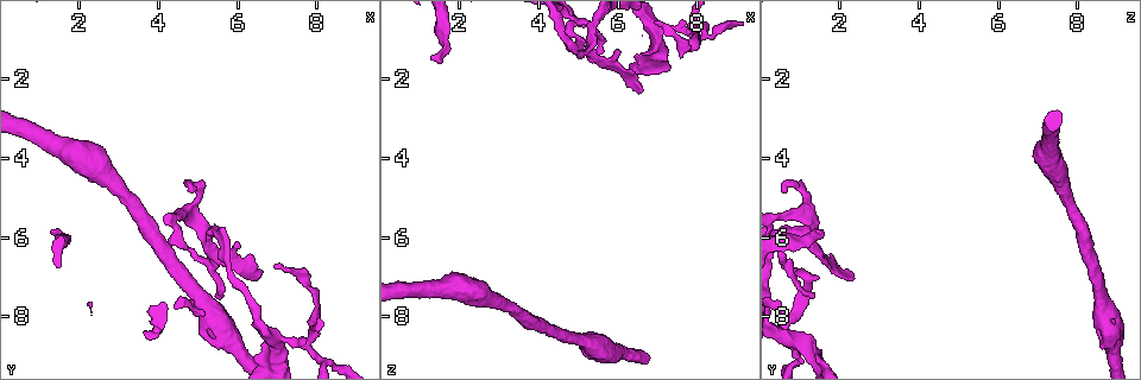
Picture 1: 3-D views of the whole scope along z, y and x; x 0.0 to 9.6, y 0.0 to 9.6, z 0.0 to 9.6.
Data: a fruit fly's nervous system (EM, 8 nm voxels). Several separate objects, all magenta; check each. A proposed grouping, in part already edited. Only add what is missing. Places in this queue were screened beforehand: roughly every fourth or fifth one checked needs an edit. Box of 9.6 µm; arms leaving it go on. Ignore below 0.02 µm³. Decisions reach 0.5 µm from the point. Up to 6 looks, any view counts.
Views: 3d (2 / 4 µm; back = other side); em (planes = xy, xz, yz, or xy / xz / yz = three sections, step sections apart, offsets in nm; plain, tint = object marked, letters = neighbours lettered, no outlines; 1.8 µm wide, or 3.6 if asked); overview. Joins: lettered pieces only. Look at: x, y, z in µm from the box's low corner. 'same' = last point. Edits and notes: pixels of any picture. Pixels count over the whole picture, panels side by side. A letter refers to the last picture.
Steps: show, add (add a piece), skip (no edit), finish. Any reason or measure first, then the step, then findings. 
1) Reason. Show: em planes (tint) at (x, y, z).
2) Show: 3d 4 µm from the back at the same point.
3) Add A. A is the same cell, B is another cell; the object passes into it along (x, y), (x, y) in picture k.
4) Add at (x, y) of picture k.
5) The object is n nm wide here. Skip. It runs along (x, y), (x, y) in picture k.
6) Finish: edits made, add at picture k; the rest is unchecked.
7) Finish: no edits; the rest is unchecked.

An open end. Show: 3d 2 µm at (6.50, 7.00, 2.35).

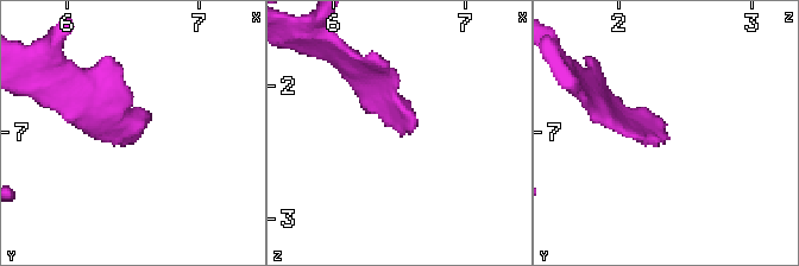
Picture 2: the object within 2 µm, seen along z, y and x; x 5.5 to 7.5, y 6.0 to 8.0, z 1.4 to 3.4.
Shape alone is not enough. Show: em planes (tint) at (6.50, 7.04, 2.38).

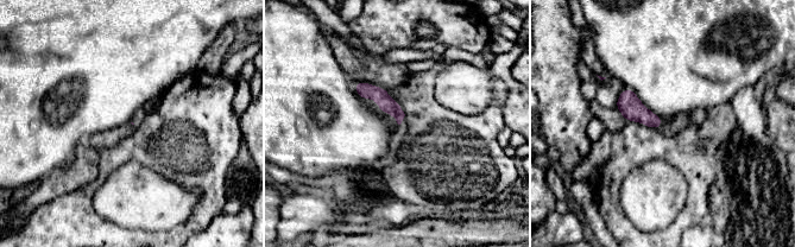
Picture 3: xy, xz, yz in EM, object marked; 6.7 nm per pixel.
See the neighbours. Show: em planes (letters) at the same point.

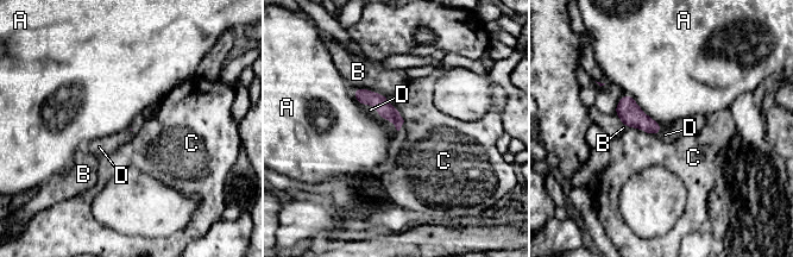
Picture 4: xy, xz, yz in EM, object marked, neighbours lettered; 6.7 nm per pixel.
Add D. D is the same cell, A, B and C are other cells; the object passes into it along (364, 96), (379, 116), (370, 110) in picture 4; the neuron continues.

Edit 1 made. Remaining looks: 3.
Branch stops here. Show: 3d 2 µm from the back at (1.25, 5.85, 1.55).

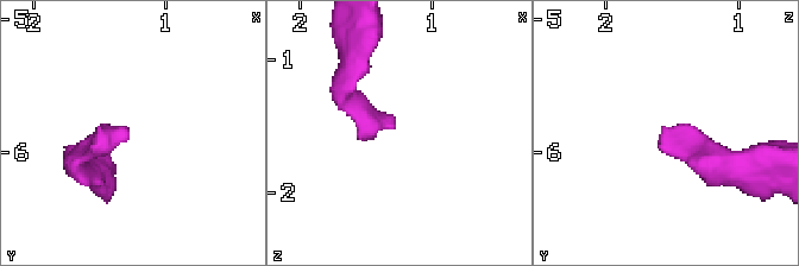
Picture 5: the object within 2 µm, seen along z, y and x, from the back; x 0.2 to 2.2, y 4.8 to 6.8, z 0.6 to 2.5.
Shape alone is not enough. Show: em xy step 16 (letters) at (1.28, 5.86, 1.50).

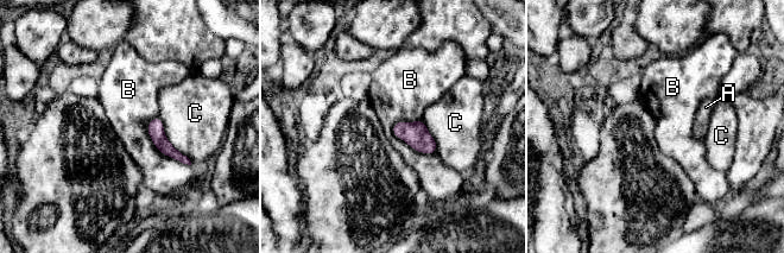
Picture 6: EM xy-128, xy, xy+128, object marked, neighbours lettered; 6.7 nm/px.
Another direction. Show: em planes (letters) at the same point.

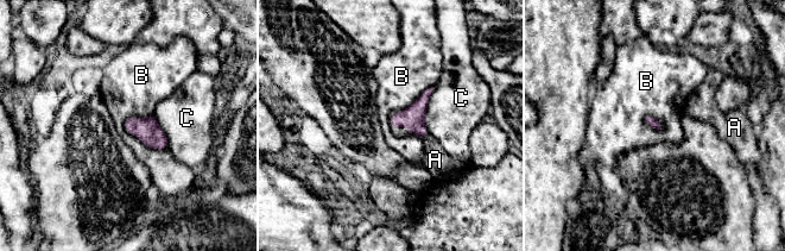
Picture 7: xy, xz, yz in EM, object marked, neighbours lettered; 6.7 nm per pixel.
Add A. A is the same cell, B and C are other cells; the object passes into it along (412, 117), (425, 136), (435, 159) in picture 7; the neuron continues.

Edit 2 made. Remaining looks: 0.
Finish: edits made, add at picture 4, add at picture 7; the rest is unchecked.

